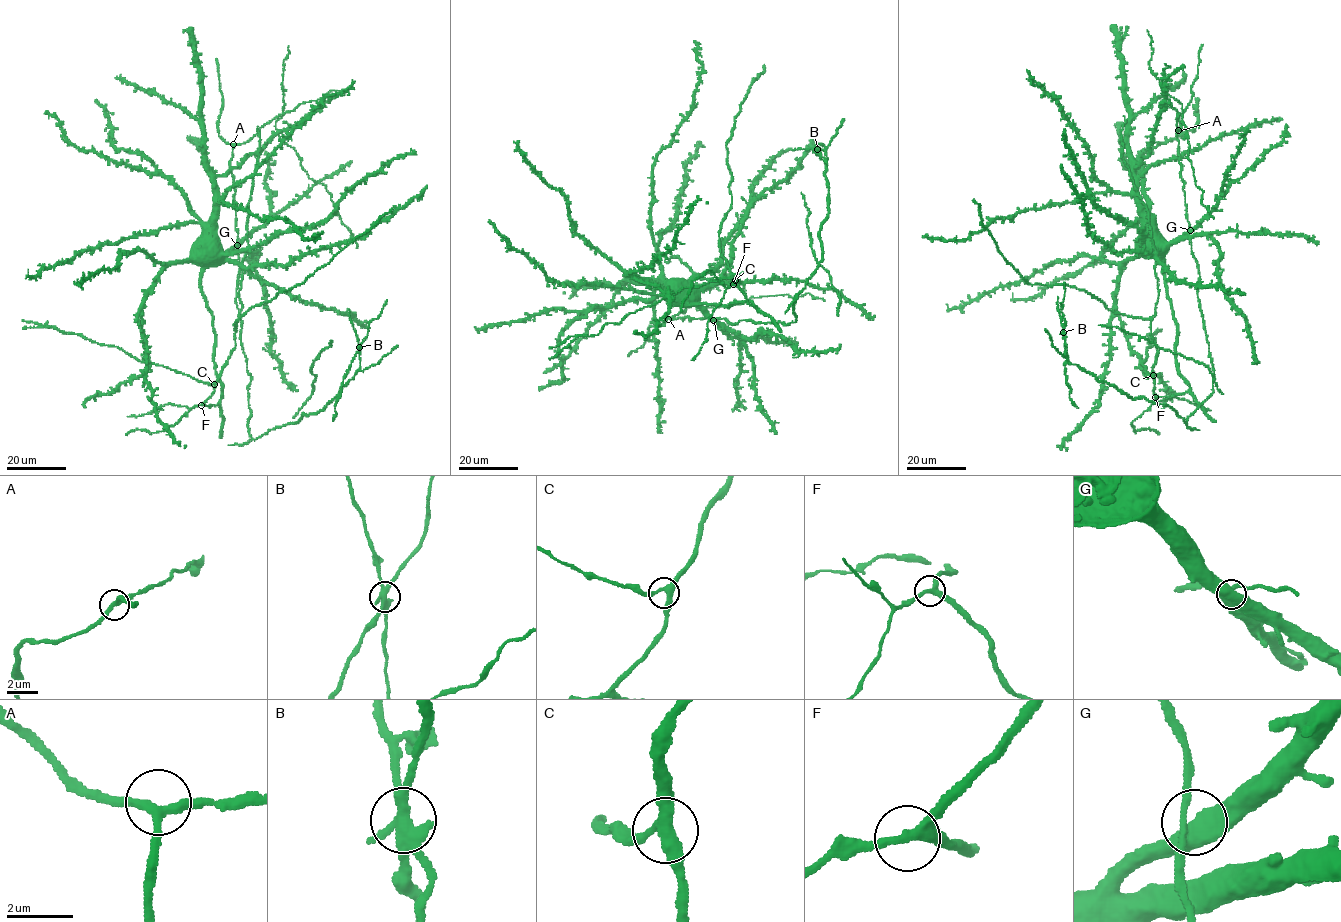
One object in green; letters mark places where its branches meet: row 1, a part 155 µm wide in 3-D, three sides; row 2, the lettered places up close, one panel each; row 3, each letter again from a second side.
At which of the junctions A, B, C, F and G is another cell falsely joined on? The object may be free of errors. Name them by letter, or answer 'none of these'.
B

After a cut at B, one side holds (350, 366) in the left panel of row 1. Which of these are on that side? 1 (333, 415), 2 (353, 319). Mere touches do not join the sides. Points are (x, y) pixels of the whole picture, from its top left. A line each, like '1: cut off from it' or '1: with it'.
1: with it
2: cut off from it

